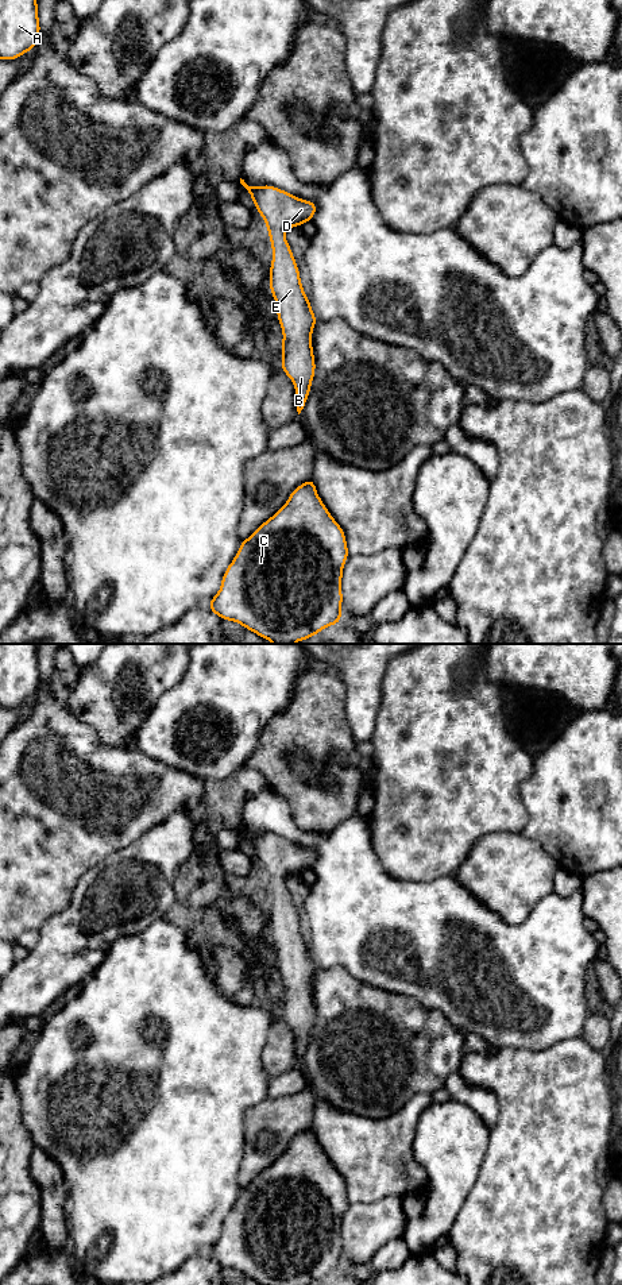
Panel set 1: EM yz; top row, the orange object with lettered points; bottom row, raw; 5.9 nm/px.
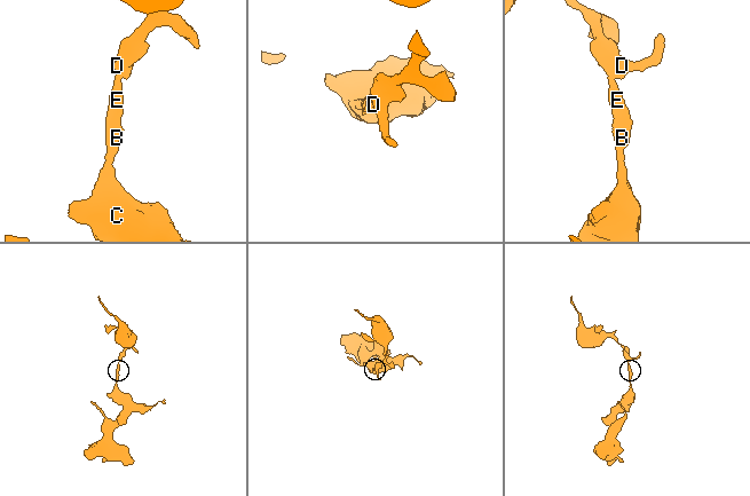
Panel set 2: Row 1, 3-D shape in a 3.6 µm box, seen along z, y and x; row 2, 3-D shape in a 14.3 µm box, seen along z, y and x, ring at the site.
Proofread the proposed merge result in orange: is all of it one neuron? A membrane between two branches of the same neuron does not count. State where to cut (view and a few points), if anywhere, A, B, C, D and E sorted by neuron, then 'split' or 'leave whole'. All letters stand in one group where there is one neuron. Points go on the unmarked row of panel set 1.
no cut; A B C D E; leave whole

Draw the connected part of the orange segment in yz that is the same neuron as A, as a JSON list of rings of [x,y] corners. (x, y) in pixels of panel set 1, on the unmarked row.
[[[0,644],[0,707],[15,709],[34,696],[40,682],[36,644]]]

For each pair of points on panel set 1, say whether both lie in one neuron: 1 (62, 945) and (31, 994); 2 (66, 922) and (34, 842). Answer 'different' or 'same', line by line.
1: same
2: different

